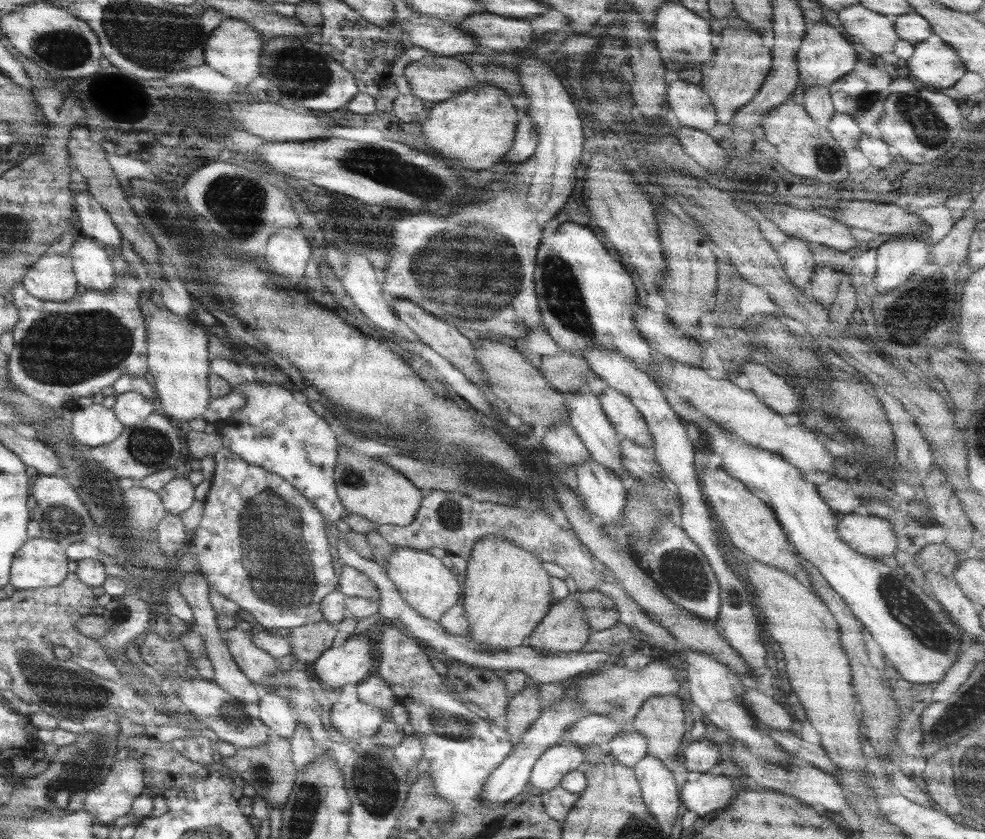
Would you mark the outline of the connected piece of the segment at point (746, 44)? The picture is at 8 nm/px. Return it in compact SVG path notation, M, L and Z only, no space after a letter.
M728 24L728 26L720 32L716 38L716 54L706 62L703 62L700 66L703 77L699 82L703 91L706 91L706 94L708 94L713 102L720 124L726 124L736 111L745 104L748 104L754 98L754 95L761 90L761 86L764 84L772 68L772 61L771 50L764 46L764 42L758 31L746 25L740 28L740 26Z

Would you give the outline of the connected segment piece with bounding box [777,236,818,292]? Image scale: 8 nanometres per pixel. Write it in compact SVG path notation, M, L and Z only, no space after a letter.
M789 236L782 245L777 247L777 255L786 276L792 281L793 285L796 285L799 289L802 288L801 291L804 292L803 286L810 280L818 262L818 259L808 249L808 243L801 238Z

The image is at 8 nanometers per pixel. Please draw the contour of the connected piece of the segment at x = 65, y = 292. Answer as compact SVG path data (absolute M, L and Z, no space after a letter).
M48 251L28 267L21 285L40 300L66 302L76 294L78 282L68 254Z

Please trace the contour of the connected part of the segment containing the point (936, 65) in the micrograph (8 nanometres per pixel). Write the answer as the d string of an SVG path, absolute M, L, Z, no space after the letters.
M932 34L928 40L922 42L922 46L916 44L914 53L908 60L908 70L926 86L950 88L966 72L962 64L956 50L952 50L946 42Z

